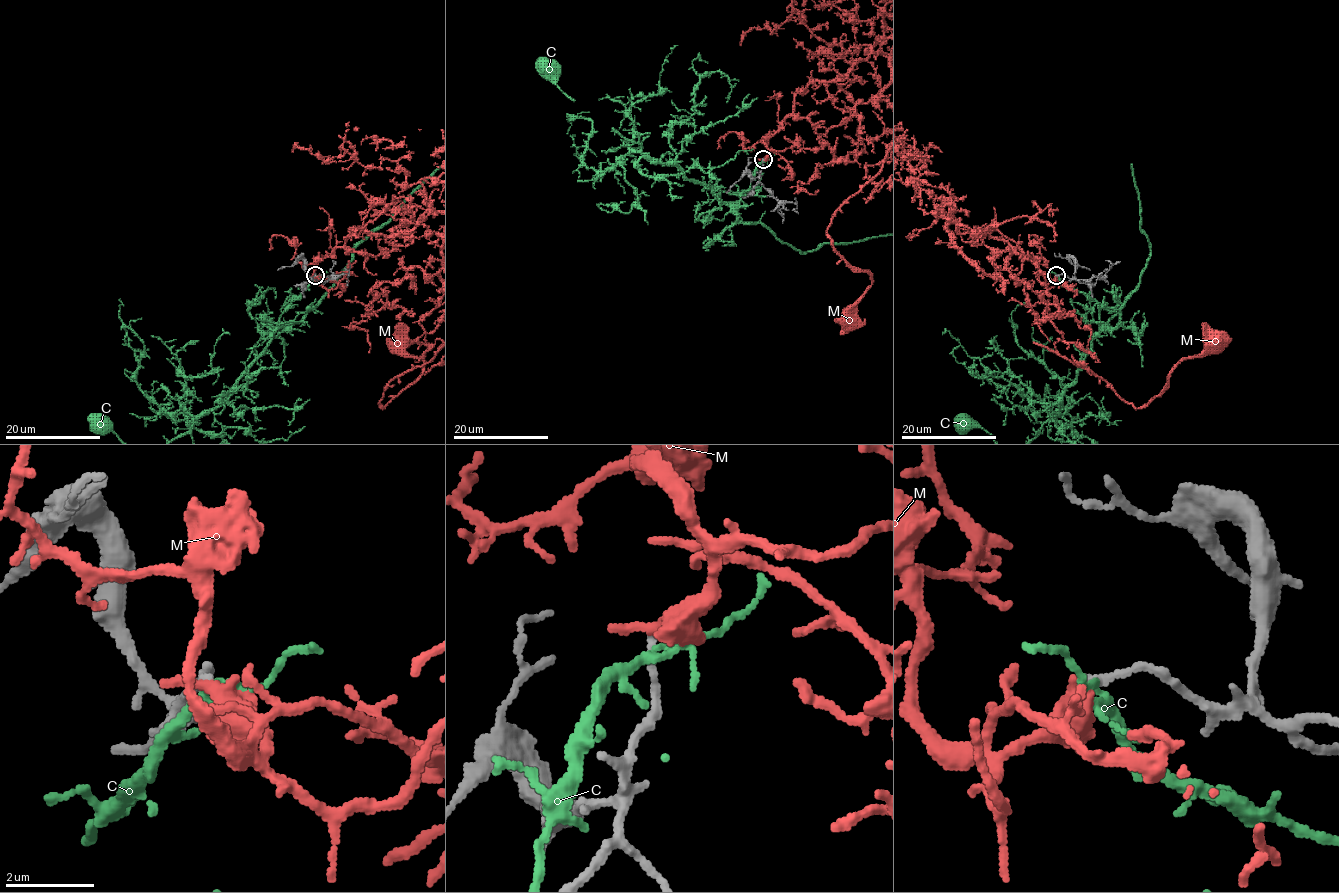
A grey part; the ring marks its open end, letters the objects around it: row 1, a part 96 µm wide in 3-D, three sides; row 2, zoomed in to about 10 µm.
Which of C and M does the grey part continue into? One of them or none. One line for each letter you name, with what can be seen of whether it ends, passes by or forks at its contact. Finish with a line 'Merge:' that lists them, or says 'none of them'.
Merge: none of them

